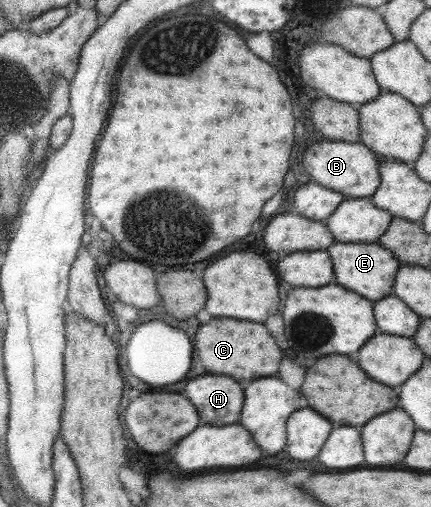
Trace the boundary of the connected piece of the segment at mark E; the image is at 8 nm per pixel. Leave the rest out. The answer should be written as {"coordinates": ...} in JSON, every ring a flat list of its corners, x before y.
{"coordinates":[[334,242,326,251,332,260,335,283,343,286,344,289,353,290,355,294,372,302,391,295,397,268,401,265,391,251,377,242]]}

